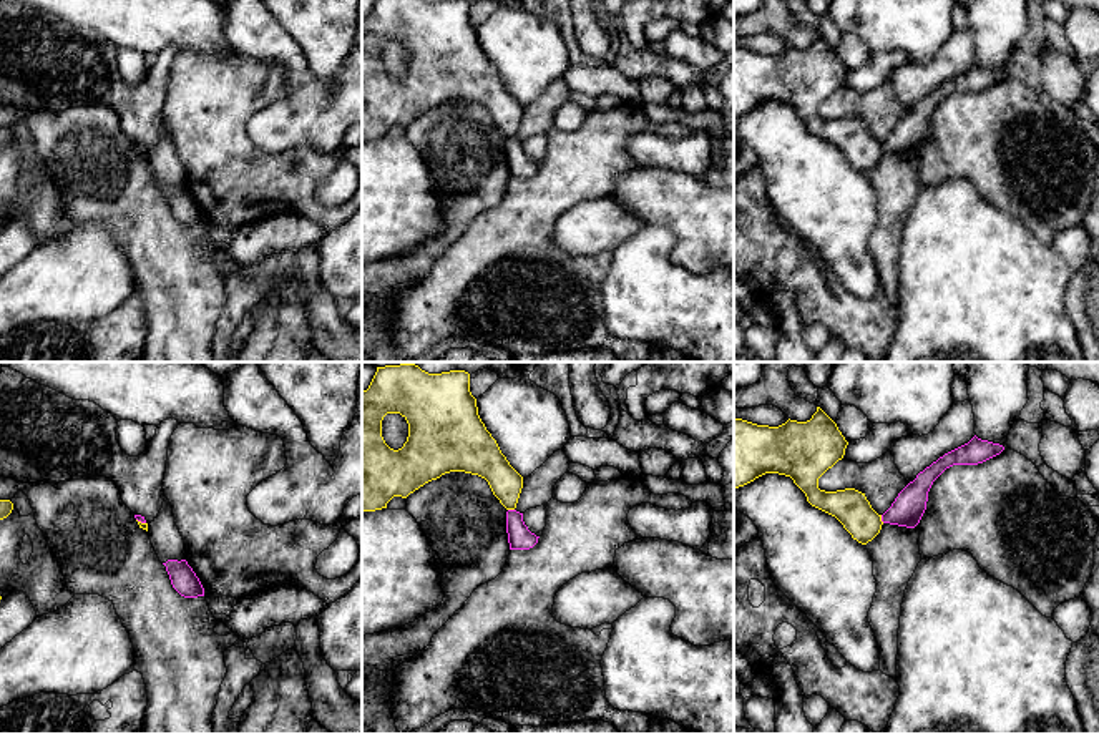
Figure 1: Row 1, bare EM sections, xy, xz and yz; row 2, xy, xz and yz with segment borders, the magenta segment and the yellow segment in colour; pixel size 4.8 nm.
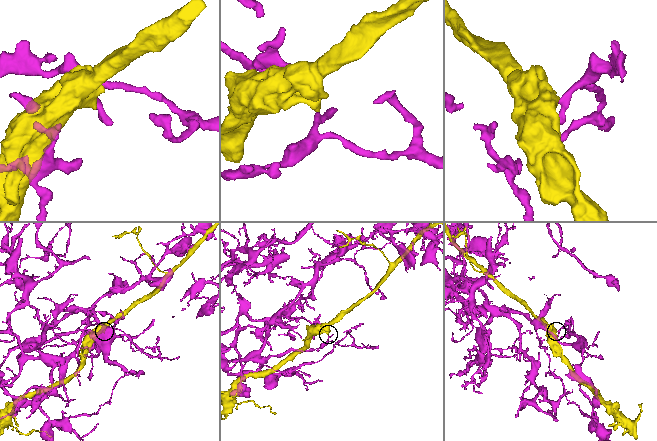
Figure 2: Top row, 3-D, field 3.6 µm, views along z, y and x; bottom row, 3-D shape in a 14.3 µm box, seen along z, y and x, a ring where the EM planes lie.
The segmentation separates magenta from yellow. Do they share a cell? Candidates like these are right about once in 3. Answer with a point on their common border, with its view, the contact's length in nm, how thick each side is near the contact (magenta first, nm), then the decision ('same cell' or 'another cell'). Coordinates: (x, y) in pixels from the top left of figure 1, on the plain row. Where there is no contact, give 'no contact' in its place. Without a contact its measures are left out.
contact yz (882, 146); length 40 nm; calibres 160 and 180 nm; another cell

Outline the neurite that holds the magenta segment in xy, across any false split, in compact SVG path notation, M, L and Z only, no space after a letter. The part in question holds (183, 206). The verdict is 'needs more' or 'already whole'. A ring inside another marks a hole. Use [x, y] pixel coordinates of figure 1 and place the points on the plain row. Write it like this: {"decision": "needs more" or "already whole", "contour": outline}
{"decision": "already whole", "contour": "M168 188L163 191L173 216L184 226L204 224L204 216L186 188Z"}

